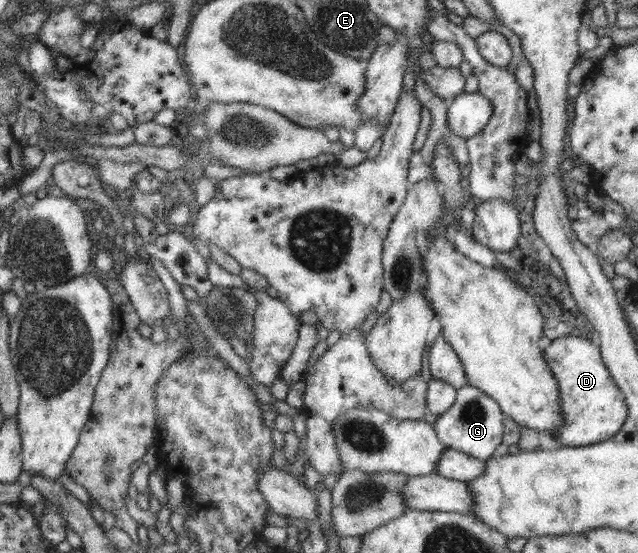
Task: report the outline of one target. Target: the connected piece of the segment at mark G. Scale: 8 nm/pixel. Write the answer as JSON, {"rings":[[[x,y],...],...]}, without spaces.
{"rings":[[[464,385],[457,389],[454,404],[438,416],[434,429],[442,444],[459,450],[468,456],[487,460],[502,443],[505,414],[499,404],[485,392],[474,386]]]}

